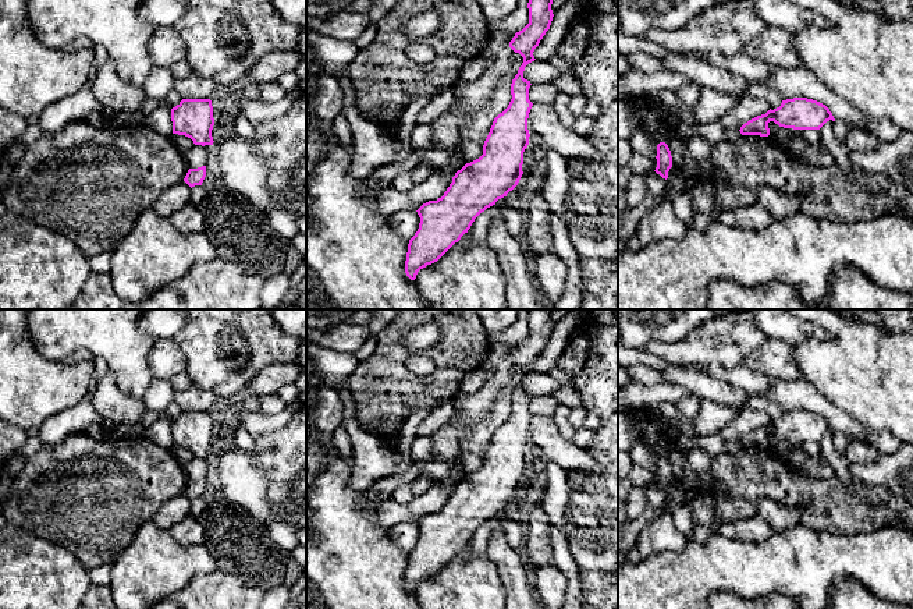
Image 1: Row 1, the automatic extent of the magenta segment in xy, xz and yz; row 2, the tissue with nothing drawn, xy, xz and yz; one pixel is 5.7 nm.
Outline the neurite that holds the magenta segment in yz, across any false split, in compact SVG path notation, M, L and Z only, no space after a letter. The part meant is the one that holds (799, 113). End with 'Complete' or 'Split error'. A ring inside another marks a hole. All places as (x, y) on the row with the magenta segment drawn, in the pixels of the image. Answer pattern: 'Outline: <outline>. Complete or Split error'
Outline: M793 98L782 100L781 106L757 116L740 127L742 135L768 137L768 123L793 130L820 130L827 121L835 121L829 109L813 99Z. Complete

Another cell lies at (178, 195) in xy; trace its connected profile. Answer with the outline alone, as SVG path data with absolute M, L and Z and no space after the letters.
M181 181L167 188L152 209L163 217L170 217L188 203L191 203L191 187L185 181Z

